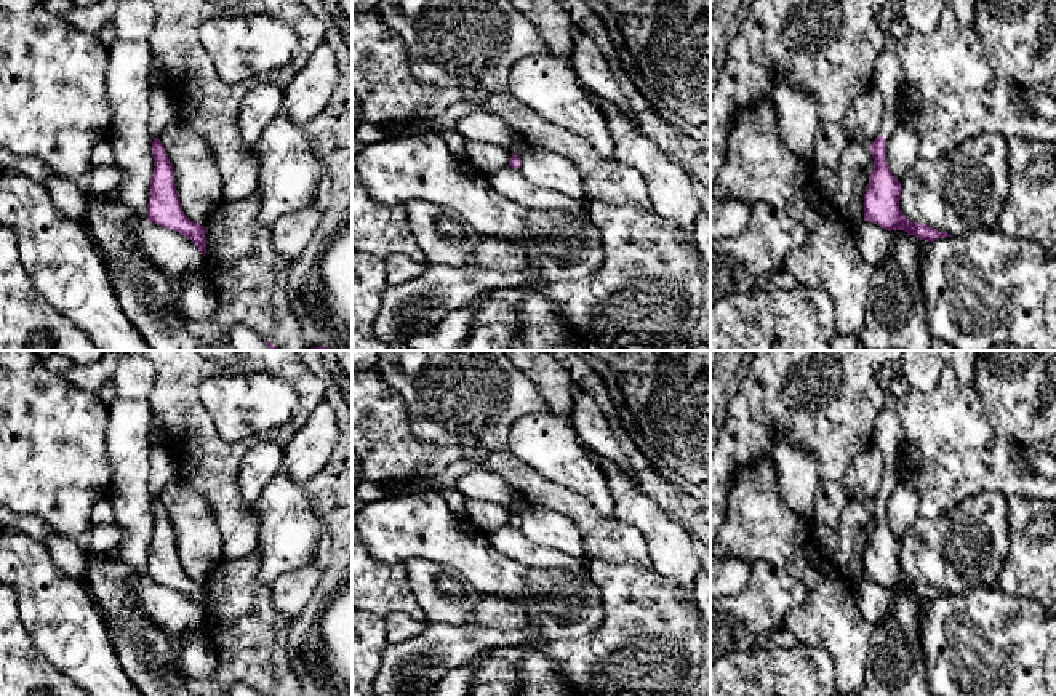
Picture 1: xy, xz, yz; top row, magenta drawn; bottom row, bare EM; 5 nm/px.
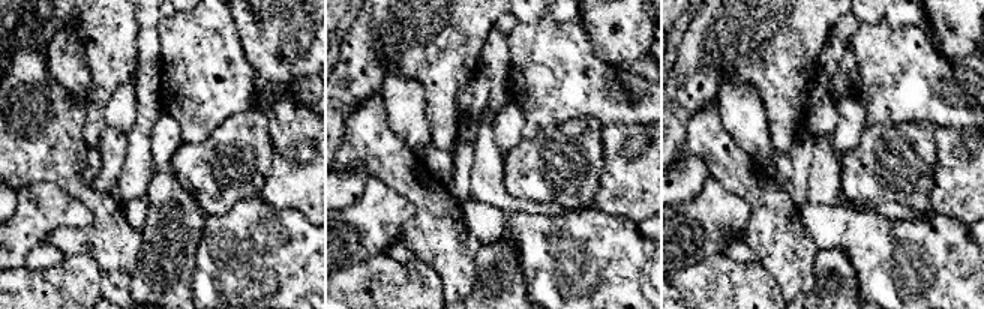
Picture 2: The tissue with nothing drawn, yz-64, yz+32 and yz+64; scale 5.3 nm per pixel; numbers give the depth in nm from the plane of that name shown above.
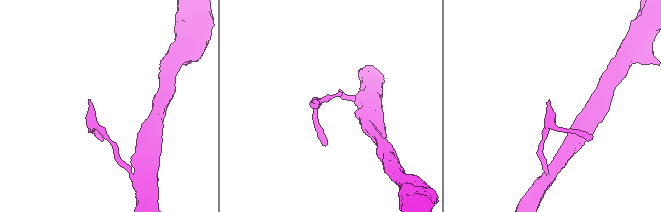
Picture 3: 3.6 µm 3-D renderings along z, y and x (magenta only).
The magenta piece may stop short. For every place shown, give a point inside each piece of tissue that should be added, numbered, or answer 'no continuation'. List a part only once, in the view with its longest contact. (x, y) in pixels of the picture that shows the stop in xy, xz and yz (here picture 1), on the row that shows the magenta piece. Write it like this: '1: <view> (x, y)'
1: yz (888, 76)

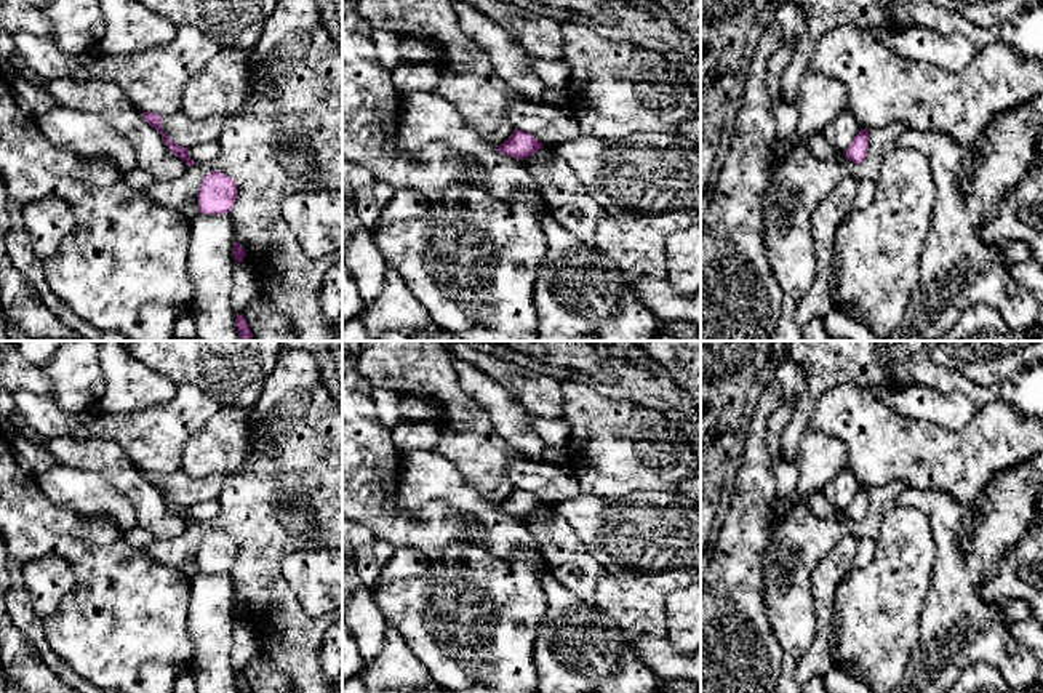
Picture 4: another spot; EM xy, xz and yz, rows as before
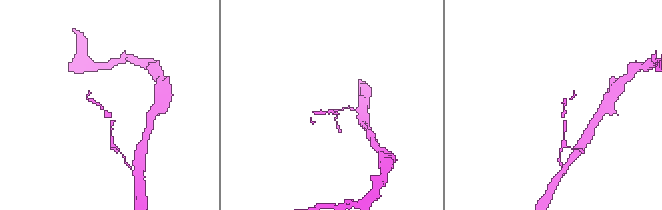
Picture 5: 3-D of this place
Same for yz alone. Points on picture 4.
no continuation

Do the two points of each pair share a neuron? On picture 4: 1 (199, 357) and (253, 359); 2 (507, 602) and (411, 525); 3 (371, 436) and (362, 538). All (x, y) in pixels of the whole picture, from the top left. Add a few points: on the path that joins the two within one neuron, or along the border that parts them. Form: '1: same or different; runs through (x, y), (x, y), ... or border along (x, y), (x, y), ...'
1: same; runs through (211, 357), (240, 357)
2: different; border along (480, 544), (451, 541), (443, 548)
3: different; border along (359, 524), (375, 538)

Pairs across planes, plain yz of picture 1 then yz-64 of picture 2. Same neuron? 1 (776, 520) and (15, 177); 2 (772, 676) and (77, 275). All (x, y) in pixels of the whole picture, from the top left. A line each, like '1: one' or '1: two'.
1: one
2: one

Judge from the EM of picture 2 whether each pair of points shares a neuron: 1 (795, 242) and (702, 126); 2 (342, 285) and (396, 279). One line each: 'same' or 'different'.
1: same
2: same

